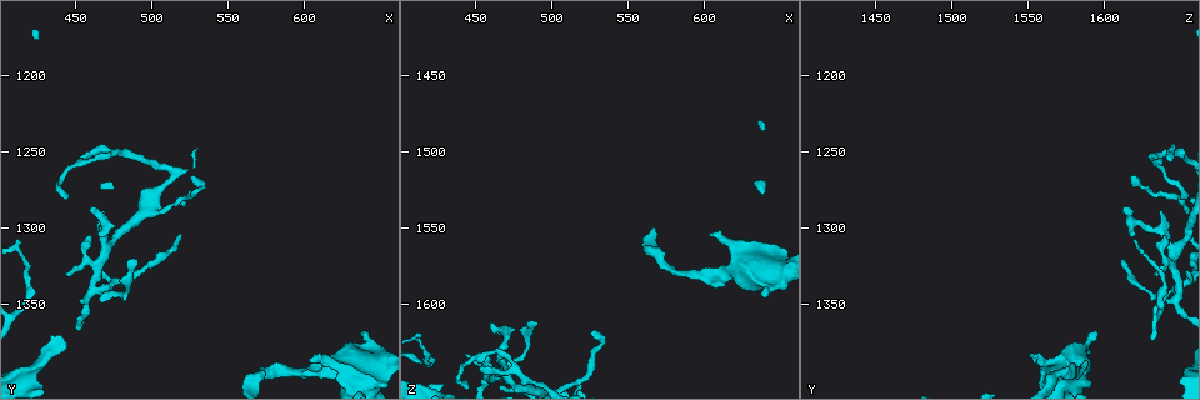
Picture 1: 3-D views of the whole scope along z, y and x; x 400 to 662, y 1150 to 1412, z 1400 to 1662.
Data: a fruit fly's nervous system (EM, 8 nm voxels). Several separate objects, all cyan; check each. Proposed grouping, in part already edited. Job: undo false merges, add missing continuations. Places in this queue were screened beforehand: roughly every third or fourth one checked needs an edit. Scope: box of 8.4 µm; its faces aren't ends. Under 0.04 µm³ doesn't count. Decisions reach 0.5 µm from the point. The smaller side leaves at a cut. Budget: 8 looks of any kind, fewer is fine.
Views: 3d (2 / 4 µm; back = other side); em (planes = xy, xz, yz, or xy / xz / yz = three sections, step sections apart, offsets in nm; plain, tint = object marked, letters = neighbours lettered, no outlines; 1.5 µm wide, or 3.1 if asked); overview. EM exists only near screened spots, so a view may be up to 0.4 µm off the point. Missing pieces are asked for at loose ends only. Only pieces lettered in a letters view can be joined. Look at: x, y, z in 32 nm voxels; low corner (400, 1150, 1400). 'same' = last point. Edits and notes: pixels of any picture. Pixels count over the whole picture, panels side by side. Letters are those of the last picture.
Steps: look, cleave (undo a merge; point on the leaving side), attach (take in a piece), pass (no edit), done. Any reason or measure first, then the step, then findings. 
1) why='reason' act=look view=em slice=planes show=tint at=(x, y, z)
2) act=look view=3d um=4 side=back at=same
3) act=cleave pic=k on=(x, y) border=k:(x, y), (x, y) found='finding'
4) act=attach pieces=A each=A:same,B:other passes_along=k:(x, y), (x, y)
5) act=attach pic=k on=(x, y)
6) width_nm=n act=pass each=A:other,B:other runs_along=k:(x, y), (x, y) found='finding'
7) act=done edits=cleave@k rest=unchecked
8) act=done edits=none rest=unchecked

why='two arms in line, one across' act=look view=em slice=planes show=letters at=(462, 1340, 1648)

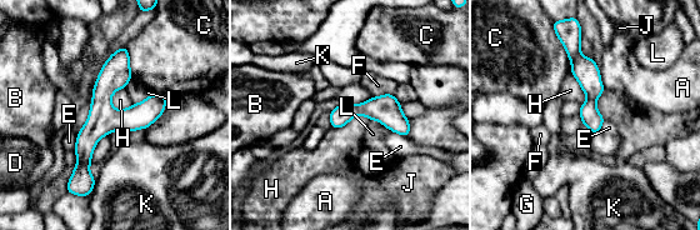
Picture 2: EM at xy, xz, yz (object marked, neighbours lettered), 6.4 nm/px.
width_nm=120 act=pass each=A:other,B:other,C:other,D:other,E:other,F:other,G:other,H:other,J:other,K:other,L:other border=2:(110, 98), (116, 109), (133, 104) found='continuous, no second neuron'

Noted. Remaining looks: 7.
why='an open end' act=look view=em slice=planes show=letters at=(604, 1386, 1552)

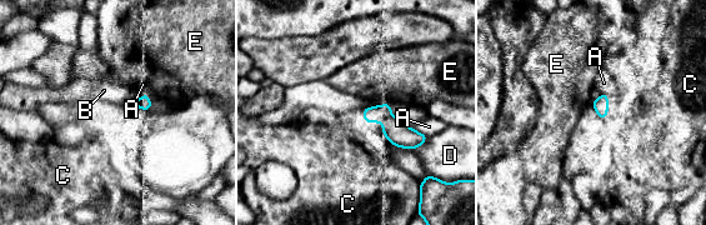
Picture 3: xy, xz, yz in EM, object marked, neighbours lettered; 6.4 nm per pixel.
act=pass each=A:other,B:other,C:other,D:other,E:other runs_along=3:(366, 110), (406, 138), (422, 138) found='none of them fits'

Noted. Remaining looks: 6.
why='free end' act=look view=em slice=planes show=plain at=(636, 1370, 1594)

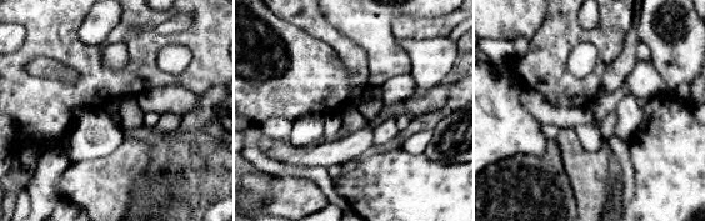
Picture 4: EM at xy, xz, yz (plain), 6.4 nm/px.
act=look view=em slice=planes show=letters at=same

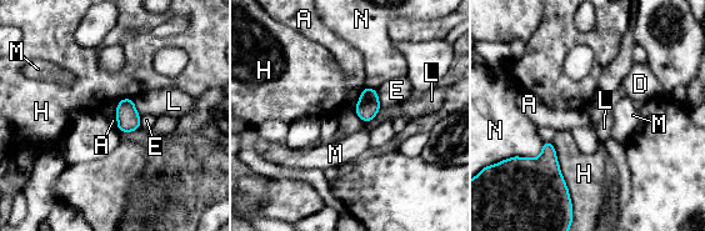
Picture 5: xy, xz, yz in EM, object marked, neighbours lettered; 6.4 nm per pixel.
longest_contact=H:380nm act=pass each=A:other,D:other,E:other,H:other,L:other,M:other,N:other border=5:(365, 86), (354, 110) found='no lettered piece goes on from it'

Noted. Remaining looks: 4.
act=done edits=none rest=unchecked

